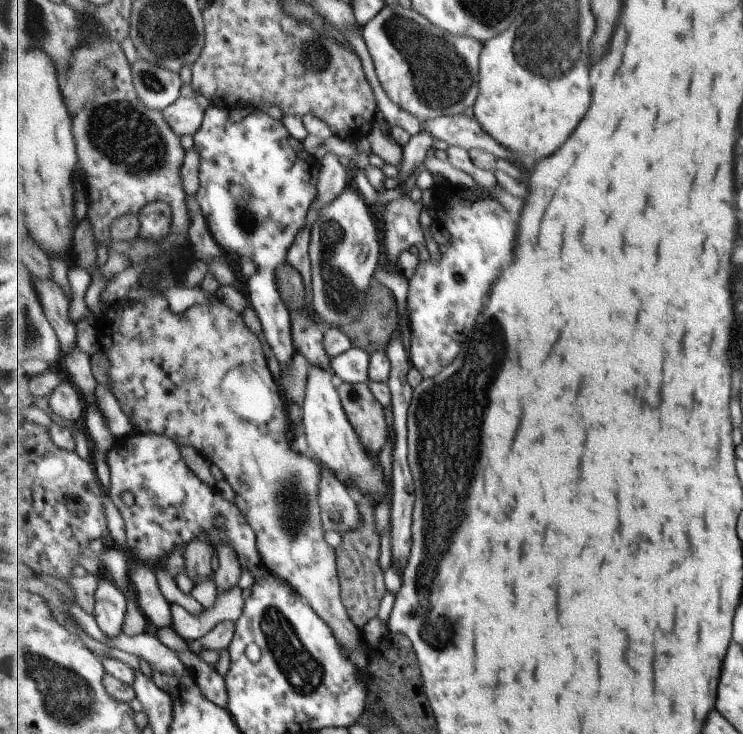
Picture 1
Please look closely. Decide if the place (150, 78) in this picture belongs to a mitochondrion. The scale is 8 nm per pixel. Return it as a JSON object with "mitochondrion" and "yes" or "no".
{"mitochondrion":"yes"}

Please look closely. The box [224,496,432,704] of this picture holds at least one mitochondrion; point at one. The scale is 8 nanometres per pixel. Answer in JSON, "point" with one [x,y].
{"point":[303,671]}

